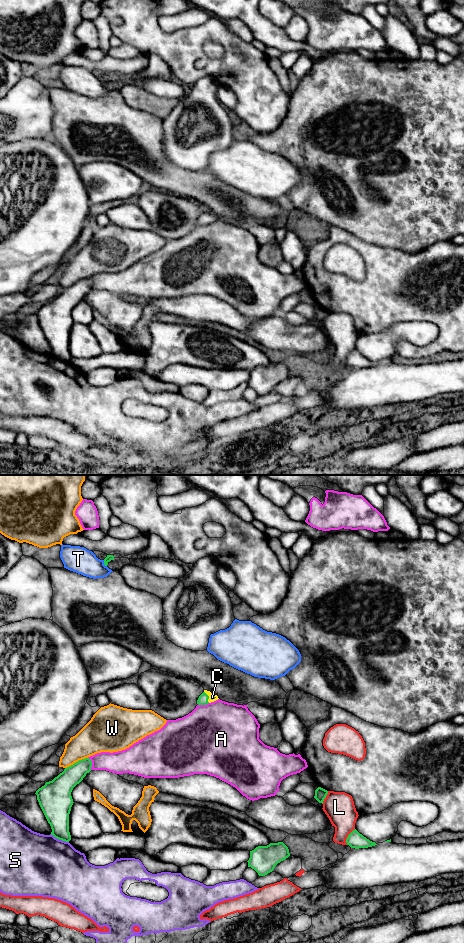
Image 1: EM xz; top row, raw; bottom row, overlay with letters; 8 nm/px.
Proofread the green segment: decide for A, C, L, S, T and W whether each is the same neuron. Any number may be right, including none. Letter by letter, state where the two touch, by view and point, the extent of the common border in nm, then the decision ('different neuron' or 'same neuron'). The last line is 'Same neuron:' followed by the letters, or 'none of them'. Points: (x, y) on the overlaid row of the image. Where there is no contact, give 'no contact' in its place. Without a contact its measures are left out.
A: meets green in xz at (91, 763); contact 110 nm long; different neuron
C: meets green in xz at (208, 697); contact 100 nm long; same neuron
L: meets green in xz at (348, 836); contact 150 nm long; different neuron
S: meets green in xz at (59, 839); contact 170 nm long; different neuron
T: meets green in xz at (104, 563); contact 60 nm long; different neuron
W: meets green in xz at (76, 762); contact 200 nm long; different neuron
Same neuron: C

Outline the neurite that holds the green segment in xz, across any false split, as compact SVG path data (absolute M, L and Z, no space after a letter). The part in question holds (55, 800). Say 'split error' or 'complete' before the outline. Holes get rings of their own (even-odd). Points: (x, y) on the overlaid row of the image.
complete | M89 758L79 760L64 769L52 781L36 791L39 805L51 826L55 838L69 842L69 814L73 805L71 792L87 773L91 771L92 761Z

